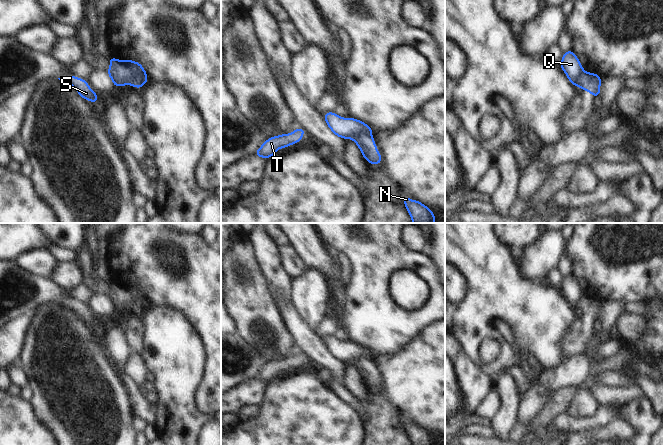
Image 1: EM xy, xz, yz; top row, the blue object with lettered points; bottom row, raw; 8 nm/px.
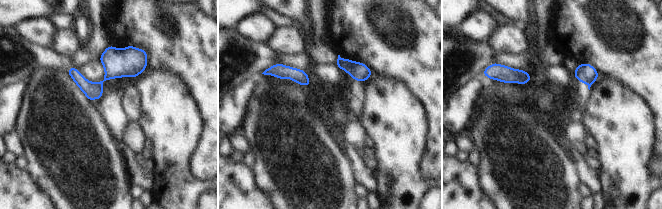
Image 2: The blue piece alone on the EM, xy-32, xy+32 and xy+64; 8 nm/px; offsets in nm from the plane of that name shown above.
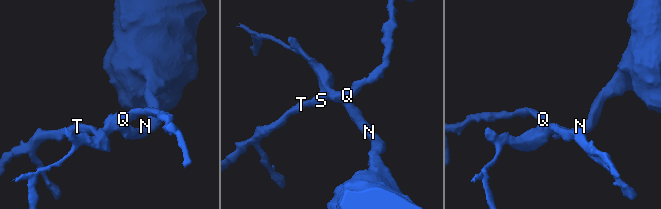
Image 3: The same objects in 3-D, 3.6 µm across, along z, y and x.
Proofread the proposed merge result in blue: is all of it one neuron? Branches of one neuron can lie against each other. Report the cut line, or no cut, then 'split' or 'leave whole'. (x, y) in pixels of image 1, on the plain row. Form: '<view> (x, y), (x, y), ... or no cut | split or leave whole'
xz (371, 357), (356, 359), (352, 362) | split

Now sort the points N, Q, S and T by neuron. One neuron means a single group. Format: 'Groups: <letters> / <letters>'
Groups: N / Q S T

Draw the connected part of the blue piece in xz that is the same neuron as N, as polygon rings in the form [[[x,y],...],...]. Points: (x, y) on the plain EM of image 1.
[[[403,420],[403,426],[412,445],[436,445],[434,437],[418,424],[412,425],[408,420]]]

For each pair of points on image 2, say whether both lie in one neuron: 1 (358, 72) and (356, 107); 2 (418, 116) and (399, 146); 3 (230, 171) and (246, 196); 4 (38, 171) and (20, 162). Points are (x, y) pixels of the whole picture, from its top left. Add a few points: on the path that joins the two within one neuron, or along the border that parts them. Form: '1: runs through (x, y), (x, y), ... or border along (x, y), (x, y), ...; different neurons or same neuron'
1: runs through (358, 81), (356, 98); same neuron
2: runs through (411, 123), (399, 135), (399, 139); same neuron
3: runs through (233, 177), (233, 183), (240, 190); same neuron
4: border along (23, 154), (26, 160), (26, 169); different neurons

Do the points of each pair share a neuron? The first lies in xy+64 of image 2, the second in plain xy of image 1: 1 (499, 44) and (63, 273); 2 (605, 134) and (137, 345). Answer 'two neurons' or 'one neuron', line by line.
1: one neuron
2: two neurons

